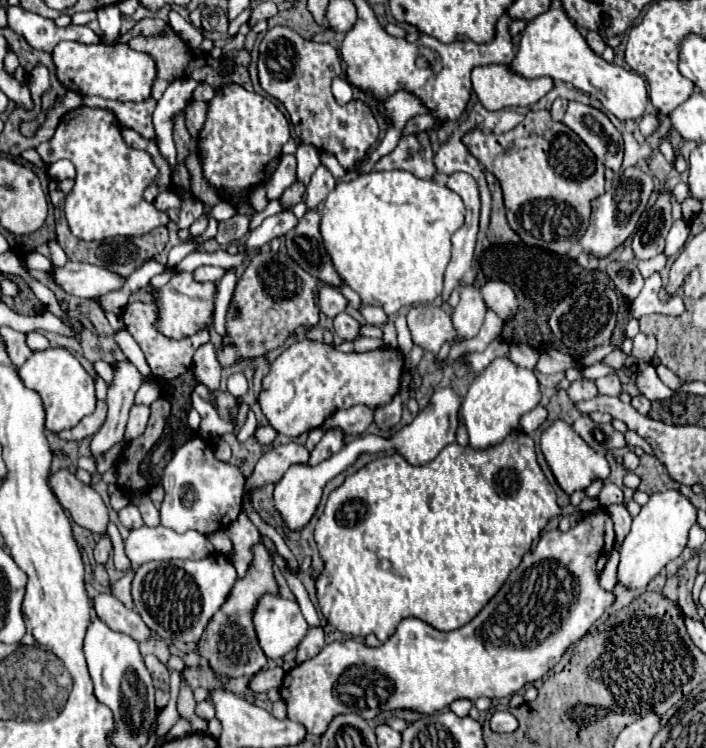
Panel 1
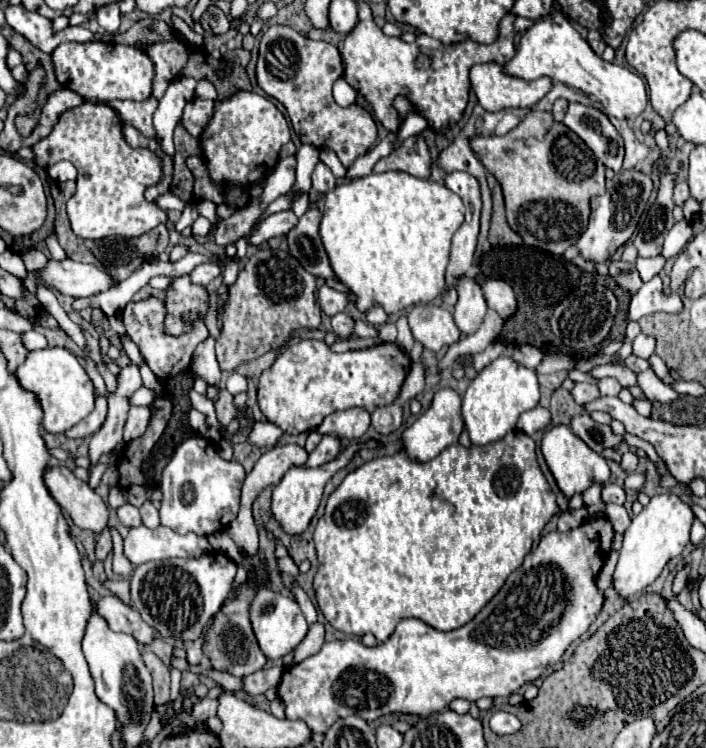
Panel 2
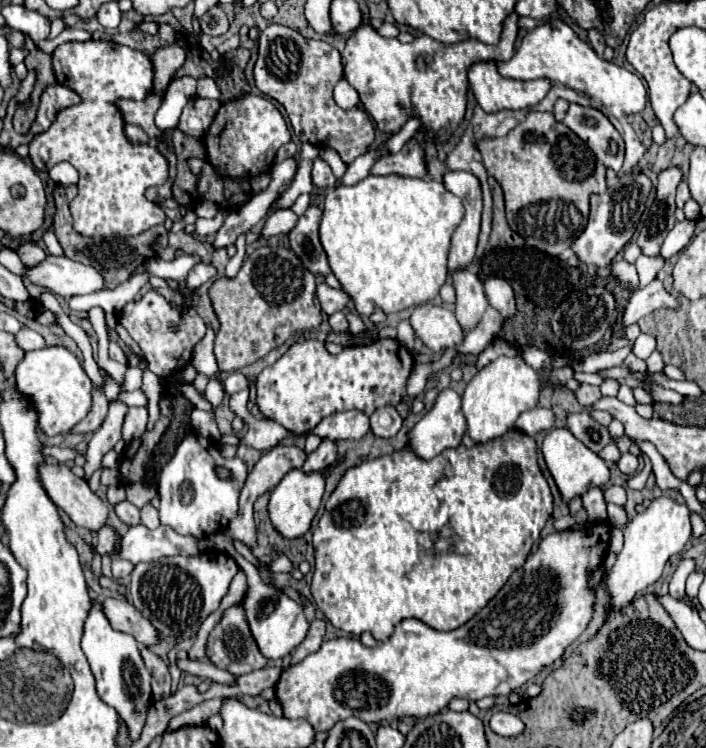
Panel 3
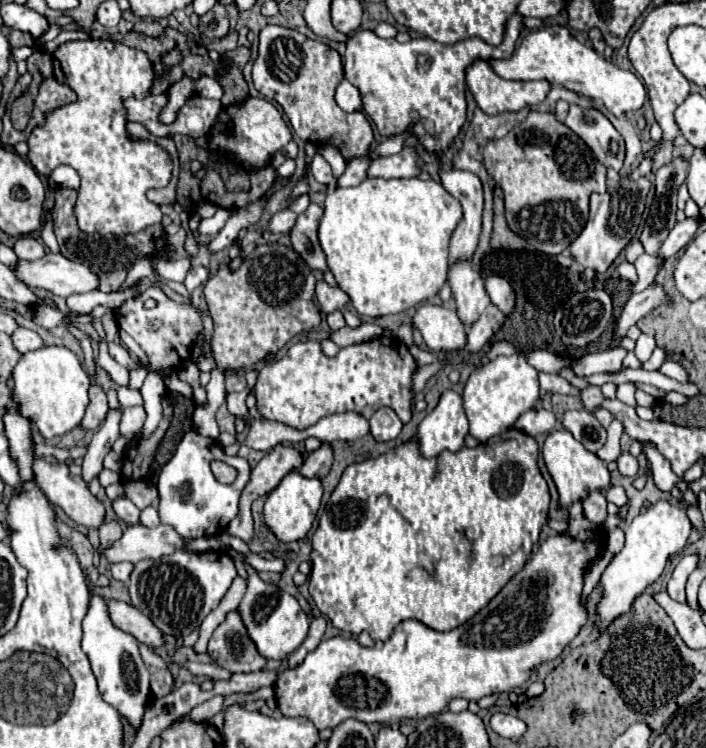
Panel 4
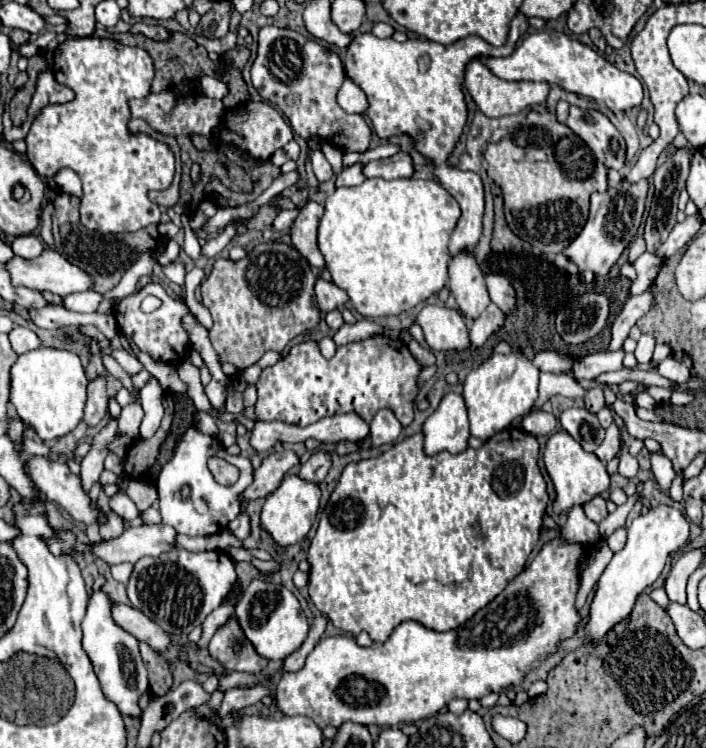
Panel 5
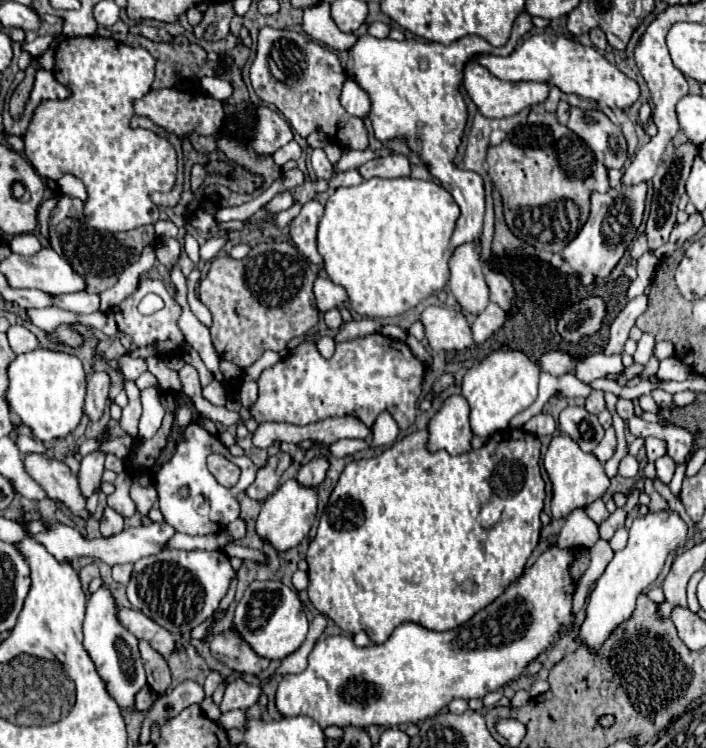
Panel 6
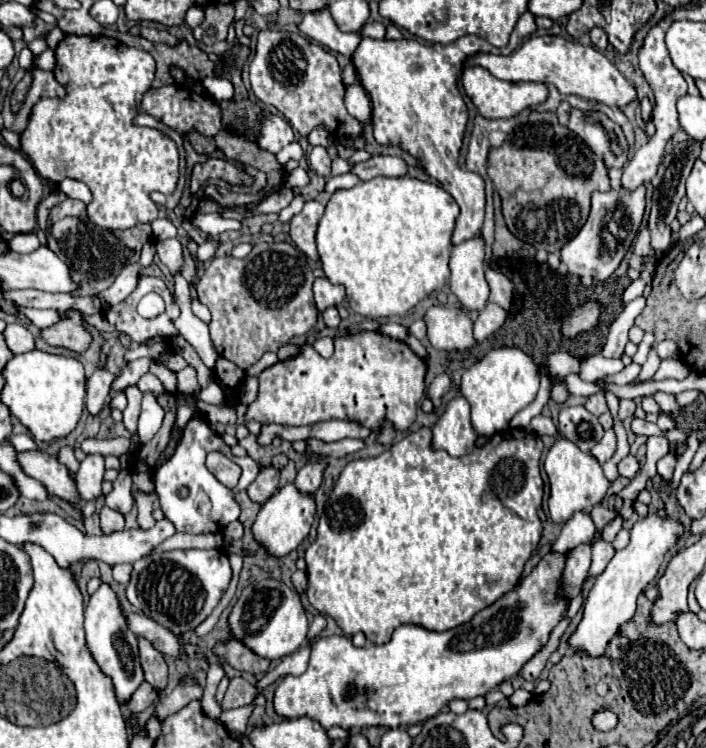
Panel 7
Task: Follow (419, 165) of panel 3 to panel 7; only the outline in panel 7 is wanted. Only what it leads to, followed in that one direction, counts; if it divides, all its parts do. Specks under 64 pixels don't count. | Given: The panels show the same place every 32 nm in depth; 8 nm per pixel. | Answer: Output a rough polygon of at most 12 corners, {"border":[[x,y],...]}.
{"border":[[372,156],[354,164],[360,180],[406,176],[408,166],[398,156]]}

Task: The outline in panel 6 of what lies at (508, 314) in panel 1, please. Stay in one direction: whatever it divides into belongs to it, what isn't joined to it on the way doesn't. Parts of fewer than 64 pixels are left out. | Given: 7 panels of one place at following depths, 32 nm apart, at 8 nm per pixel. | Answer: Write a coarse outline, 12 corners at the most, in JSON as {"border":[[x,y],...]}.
{"border":[[488,272],[490,300],[504,312],[514,306],[514,288],[500,272]]}

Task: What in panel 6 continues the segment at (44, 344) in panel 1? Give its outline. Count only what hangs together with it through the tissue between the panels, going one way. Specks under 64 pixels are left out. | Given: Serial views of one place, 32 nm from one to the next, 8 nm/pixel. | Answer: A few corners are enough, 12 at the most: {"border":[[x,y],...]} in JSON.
{"border":[[24,326],[6,332],[10,348],[24,354],[38,348],[36,336]]}

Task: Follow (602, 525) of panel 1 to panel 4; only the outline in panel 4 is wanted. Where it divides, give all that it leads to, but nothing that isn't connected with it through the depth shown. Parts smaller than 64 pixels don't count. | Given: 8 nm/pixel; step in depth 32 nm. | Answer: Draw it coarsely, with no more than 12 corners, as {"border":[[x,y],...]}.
{"border":[[548,536],[466,624],[330,638],[276,702],[318,730],[520,688],[588,622],[606,548]]}

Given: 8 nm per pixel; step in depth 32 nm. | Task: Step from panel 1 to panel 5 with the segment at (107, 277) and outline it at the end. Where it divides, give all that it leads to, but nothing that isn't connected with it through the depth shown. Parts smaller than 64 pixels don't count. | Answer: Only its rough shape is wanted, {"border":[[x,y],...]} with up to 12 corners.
{"border":[[54,250],[14,256],[14,284],[62,298],[92,288],[92,276]]}

